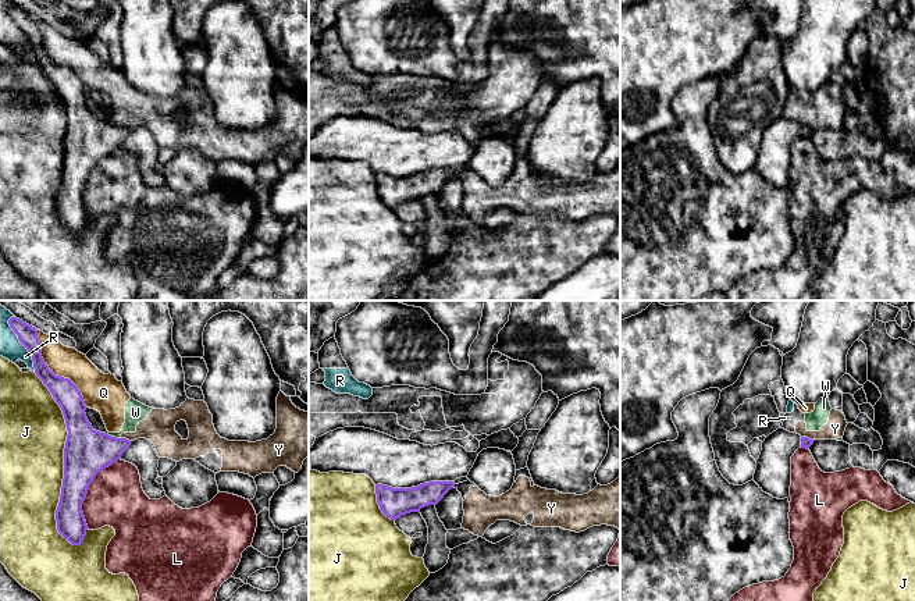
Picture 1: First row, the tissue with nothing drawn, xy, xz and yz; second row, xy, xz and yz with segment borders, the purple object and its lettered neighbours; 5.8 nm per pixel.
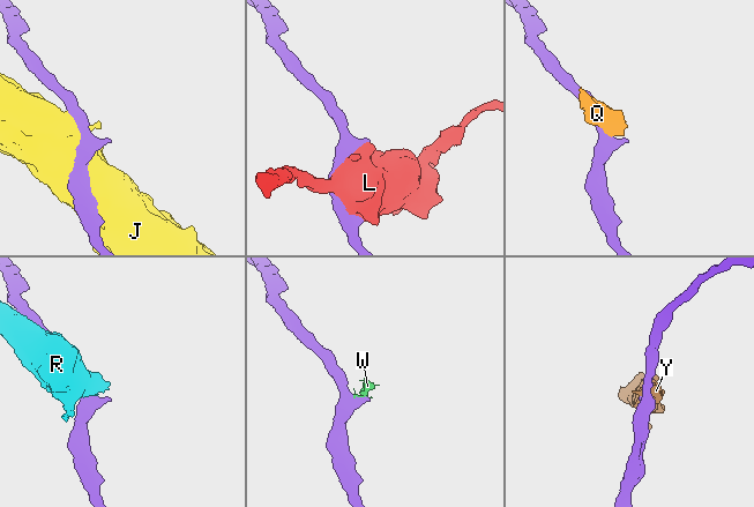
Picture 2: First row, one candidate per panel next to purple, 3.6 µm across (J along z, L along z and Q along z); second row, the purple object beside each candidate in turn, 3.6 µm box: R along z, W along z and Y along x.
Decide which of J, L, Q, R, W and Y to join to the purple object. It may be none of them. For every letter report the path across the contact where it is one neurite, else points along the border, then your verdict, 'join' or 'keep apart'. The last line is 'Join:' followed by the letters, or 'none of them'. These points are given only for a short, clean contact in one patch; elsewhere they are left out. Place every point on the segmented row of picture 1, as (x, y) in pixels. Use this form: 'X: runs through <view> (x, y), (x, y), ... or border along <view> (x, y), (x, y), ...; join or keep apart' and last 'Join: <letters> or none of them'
J: keep apart
L: keep apart
Q: keep apart
R: keep apart
W: border along xy (107, 434), (120, 438); keep apart
Y: border along yz (801, 436), (814, 440); keep apart
Join: none of them

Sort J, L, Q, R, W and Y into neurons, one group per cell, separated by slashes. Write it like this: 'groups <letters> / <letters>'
groups J / L / Q R W Y

